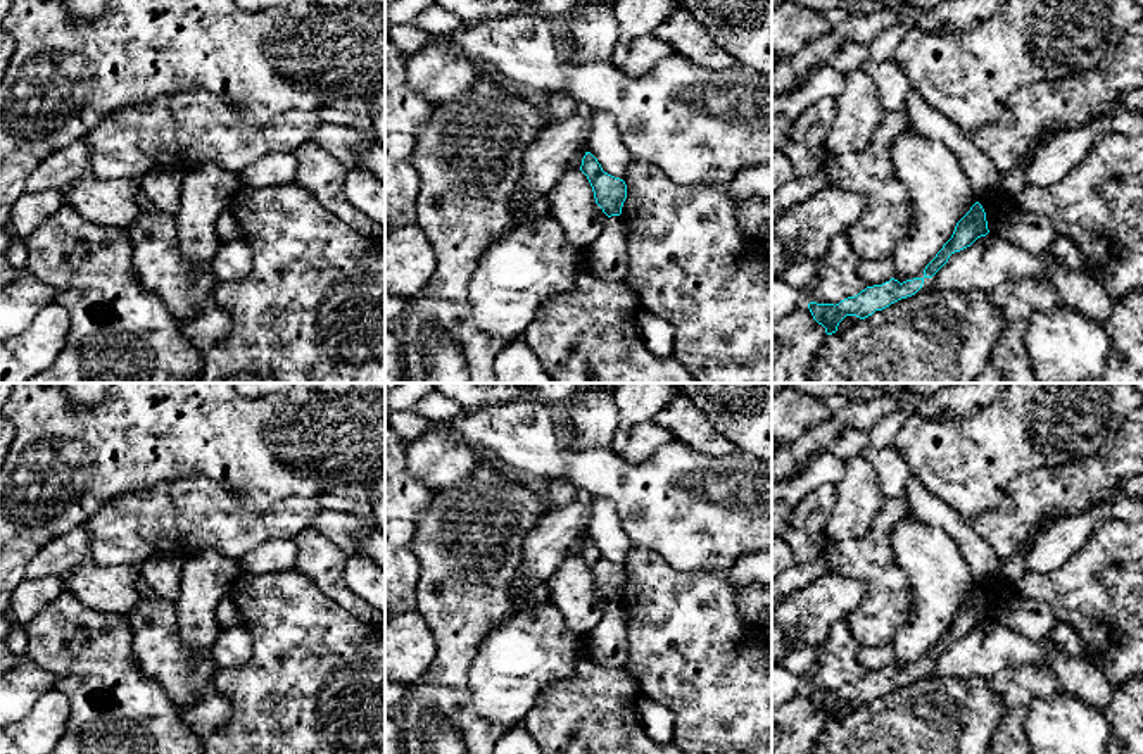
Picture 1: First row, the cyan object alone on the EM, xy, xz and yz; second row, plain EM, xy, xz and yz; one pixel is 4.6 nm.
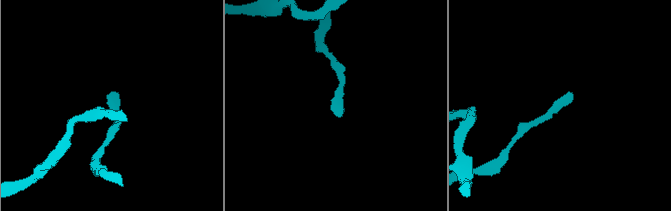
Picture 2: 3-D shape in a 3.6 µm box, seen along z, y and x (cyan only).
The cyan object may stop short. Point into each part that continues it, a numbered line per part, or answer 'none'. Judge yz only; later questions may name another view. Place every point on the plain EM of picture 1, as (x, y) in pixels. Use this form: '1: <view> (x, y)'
none

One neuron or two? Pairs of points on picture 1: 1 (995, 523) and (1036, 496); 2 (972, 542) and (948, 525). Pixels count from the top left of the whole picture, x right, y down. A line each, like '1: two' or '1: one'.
1: one
2: one

